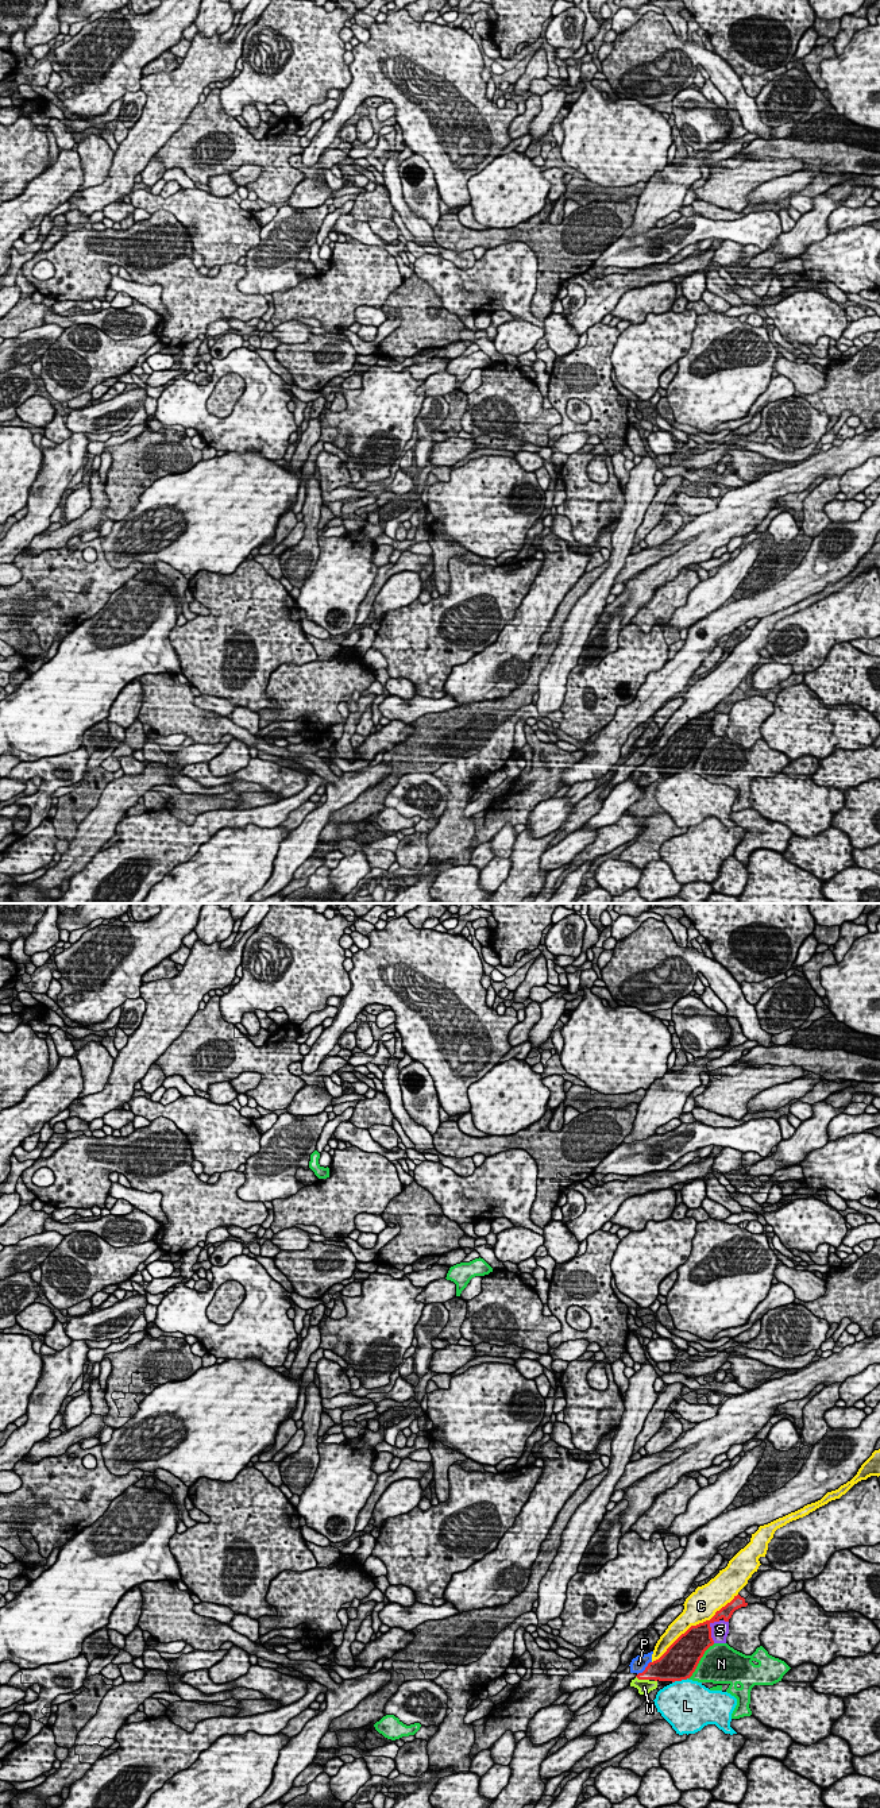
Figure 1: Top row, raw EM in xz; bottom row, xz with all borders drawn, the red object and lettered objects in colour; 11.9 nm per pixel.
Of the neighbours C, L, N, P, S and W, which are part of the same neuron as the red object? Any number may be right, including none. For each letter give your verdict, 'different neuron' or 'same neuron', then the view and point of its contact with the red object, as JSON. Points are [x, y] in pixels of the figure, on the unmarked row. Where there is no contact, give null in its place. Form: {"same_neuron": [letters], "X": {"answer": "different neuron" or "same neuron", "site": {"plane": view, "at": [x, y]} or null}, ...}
{"same_neuron": ["W"], "C": {"answer": "different neuron", "site": {"plane": "xz", "at": [694, 719]}}, "L": {"answer": "different neuron", "site": {"plane": "xz", "at": [679, 773]}}, "N": {"answer": "different neuron", "site": {"plane": "xz", "at": [699, 752]}}, "P": {"answer": "different neuron", "site": {"plane": "xz", "at": [645, 762]}}, "S": {"answer": "different neuron", "site": {"plane": "xz", "at": [710, 721]}}, "W": {"answer": "same neuron", "site": {"plane": "xz", "at": [643, 771]}}}

